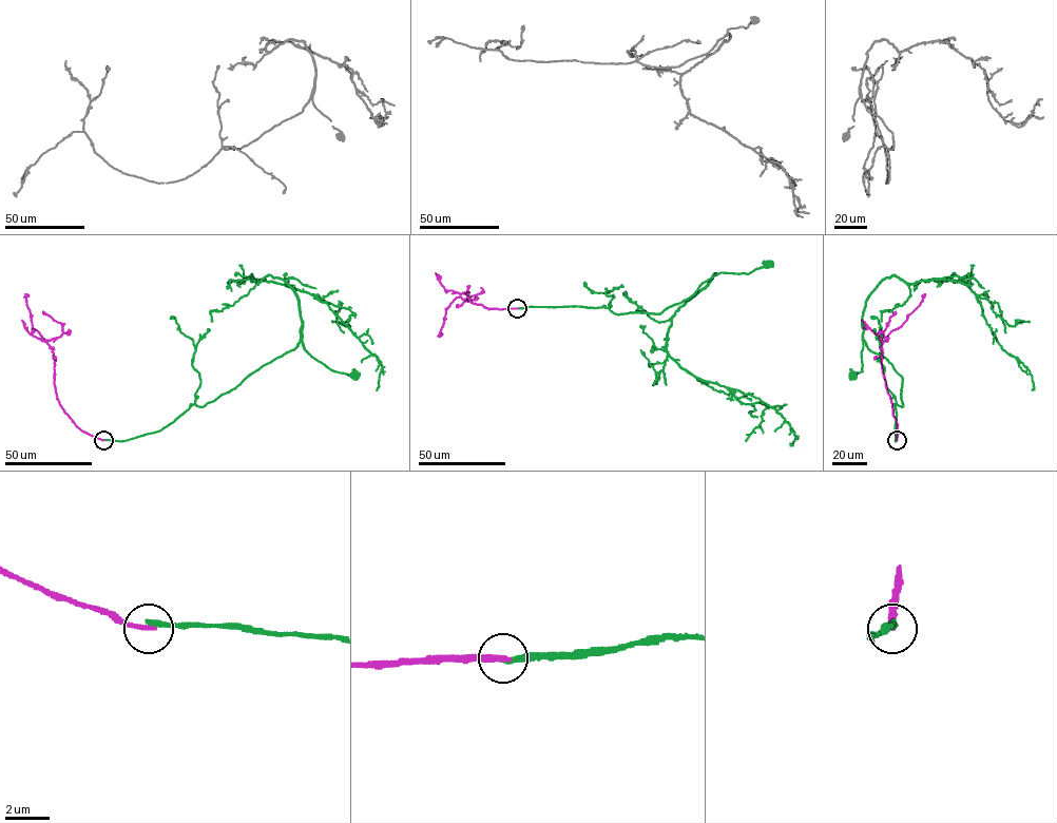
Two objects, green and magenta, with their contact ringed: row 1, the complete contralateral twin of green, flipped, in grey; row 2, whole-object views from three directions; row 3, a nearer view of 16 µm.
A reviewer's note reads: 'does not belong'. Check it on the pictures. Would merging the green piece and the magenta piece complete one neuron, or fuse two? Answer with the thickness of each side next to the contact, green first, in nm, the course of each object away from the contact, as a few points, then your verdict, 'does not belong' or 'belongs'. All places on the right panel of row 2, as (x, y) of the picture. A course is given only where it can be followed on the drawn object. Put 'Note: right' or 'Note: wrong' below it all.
240/280 nm | green via (897, 440), (896, 405), (903, 406), (902, 378), (885, 358), (868, 348), (863, 328), (862, 371), (854, 375) | magenta via (897, 440), (896, 420), (881, 366), (881, 345), (906, 320), (925, 293) | does not belong
Note: right

